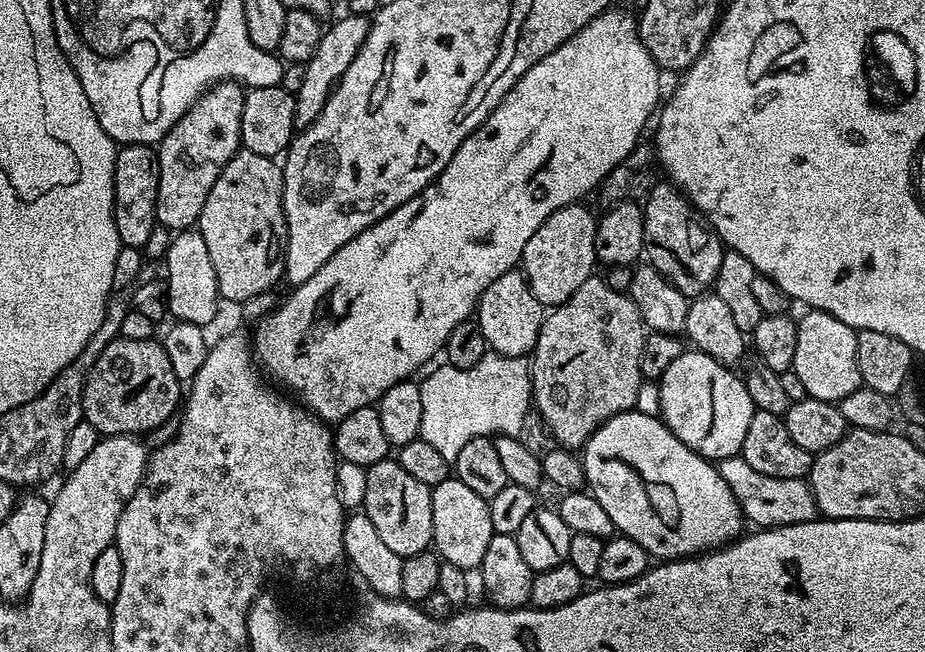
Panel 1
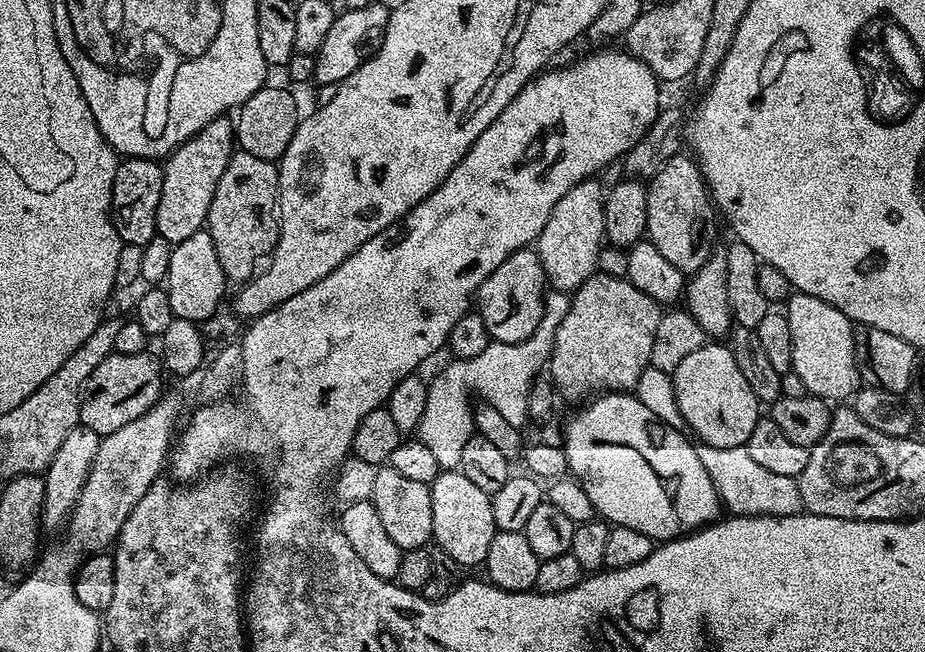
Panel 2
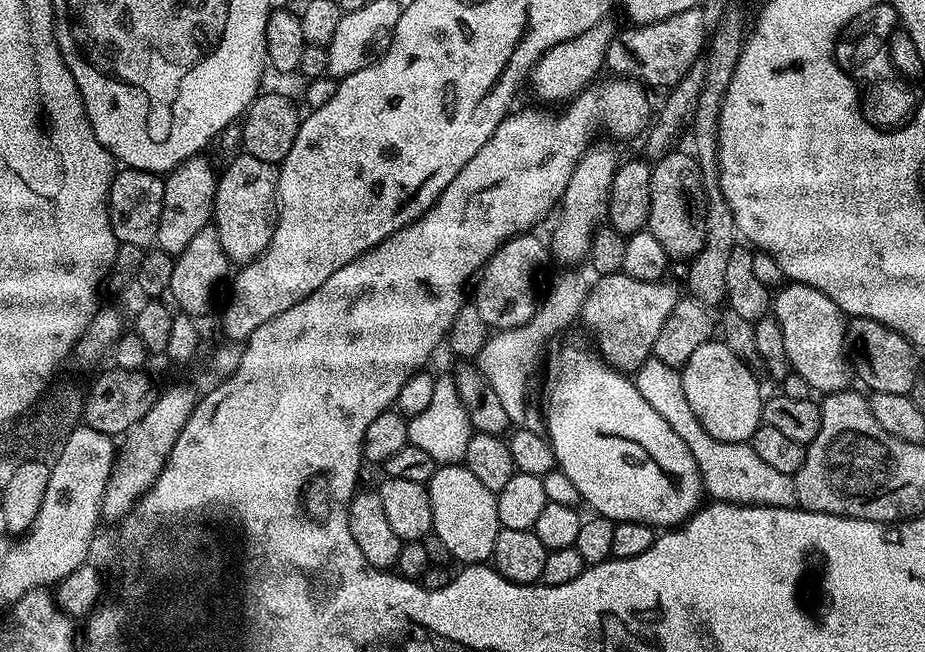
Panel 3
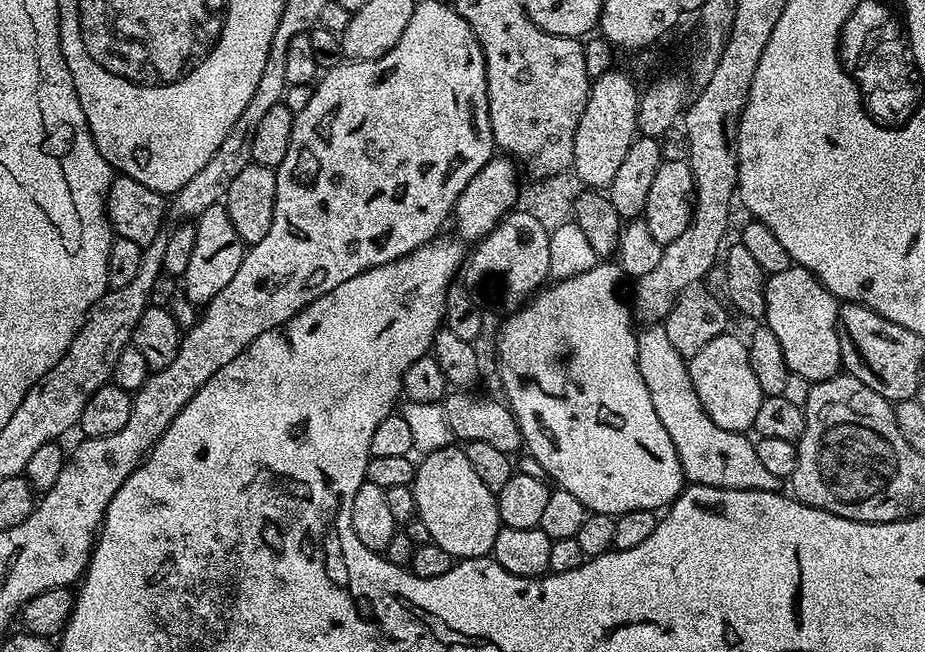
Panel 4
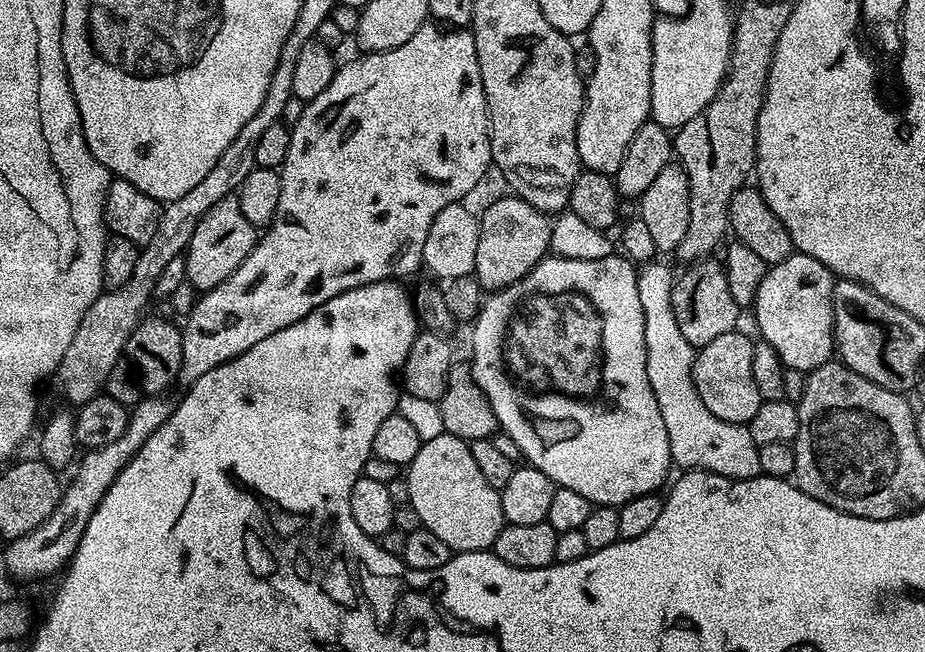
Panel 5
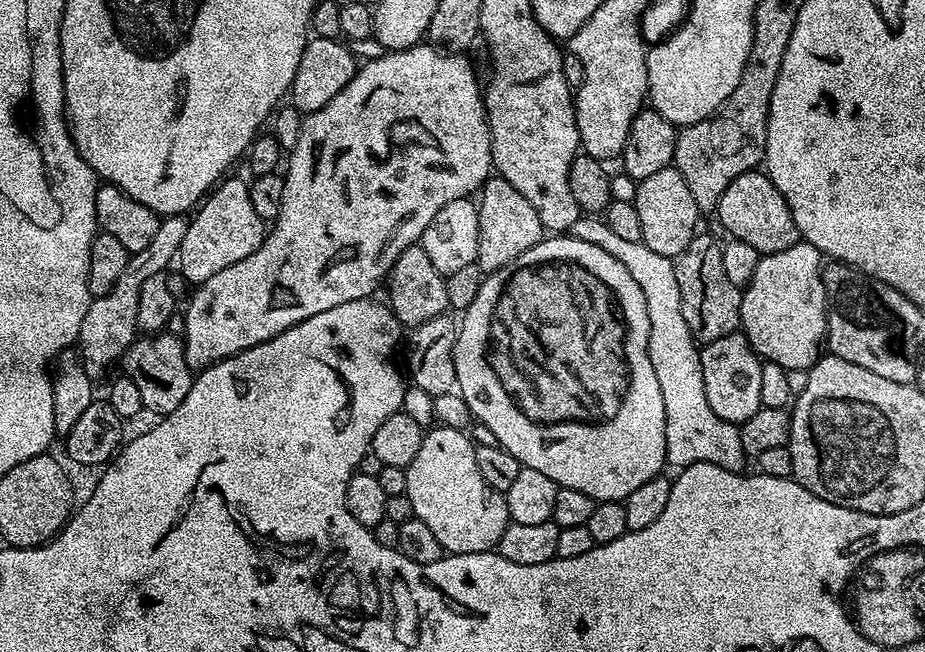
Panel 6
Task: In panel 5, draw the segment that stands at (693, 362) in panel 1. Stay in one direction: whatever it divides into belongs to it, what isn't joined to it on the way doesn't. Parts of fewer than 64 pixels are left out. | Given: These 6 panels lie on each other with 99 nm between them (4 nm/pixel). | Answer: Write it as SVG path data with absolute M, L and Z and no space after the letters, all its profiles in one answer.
M740 331L721 334L714 338L714 342L706 342L706 346L698 349L696 360L692 363L692 377L698 398L706 402L714 418L722 418L728 424L747 425L754 414L758 414L762 401L754 382L754 370L750 370L754 340Z

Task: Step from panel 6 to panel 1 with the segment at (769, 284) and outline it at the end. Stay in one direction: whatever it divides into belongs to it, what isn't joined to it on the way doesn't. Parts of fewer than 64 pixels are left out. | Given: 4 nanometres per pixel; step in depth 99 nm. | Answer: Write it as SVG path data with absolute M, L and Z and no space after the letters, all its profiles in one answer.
M808 310L805 313L796 325L798 347L794 349L792 371L802 378L802 386L806 386L811 399L839 402L846 398L846 394L854 394L854 390L862 387L858 370L857 329L846 326L846 322L838 322L838 318L825 312Z

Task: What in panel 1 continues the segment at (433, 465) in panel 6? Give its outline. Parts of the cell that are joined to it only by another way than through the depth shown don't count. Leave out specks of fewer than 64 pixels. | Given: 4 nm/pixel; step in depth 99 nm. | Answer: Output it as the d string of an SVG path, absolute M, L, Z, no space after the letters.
M449 478L432 488L432 513L432 544L441 561L469 570L479 569L482 554L486 554L486 546L490 546L490 538L494 535L488 501L483 496L474 494L466 482Z

